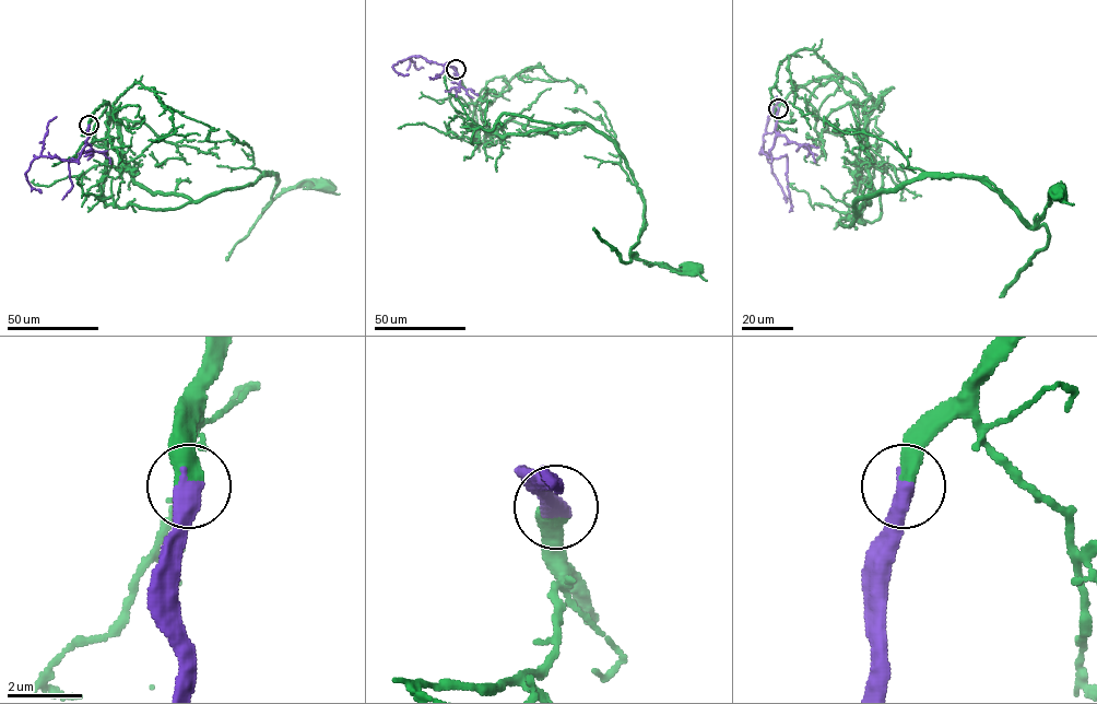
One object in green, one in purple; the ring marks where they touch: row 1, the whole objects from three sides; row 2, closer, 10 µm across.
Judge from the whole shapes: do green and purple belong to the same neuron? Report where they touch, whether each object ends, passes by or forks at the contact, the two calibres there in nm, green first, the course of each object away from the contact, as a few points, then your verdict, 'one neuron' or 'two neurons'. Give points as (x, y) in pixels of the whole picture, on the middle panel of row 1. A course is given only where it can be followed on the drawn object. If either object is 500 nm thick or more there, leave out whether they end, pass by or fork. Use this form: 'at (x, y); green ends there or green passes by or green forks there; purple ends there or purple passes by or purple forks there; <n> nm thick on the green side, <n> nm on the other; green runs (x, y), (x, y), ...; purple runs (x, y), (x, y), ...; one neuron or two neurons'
at (456, 69); 500 nm thick on the green side, 550 nm on the other; green runs (456, 69), (480, 143), (485, 132), (570, 125), (604, 133), (644, 203), (630, 253), (694, 271); purple runs (456, 69), (447, 63), (410, 56), (393, 66), (398, 73), (405, 74); one neuron

